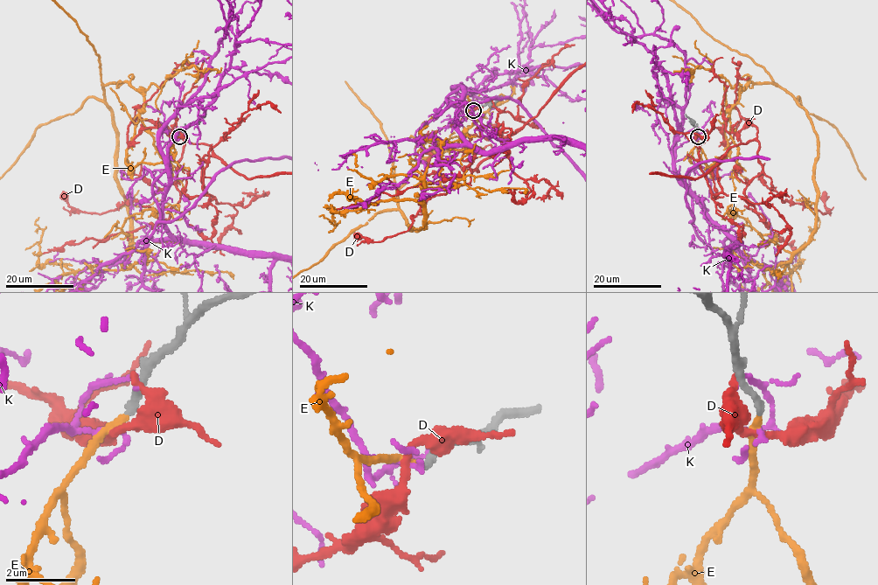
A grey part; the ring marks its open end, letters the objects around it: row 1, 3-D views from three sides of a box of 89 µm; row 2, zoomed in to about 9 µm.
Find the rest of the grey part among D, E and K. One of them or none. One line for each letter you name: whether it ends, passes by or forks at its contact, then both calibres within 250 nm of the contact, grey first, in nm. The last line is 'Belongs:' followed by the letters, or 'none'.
E: it ends | 200/200 nm
Belongs: E

